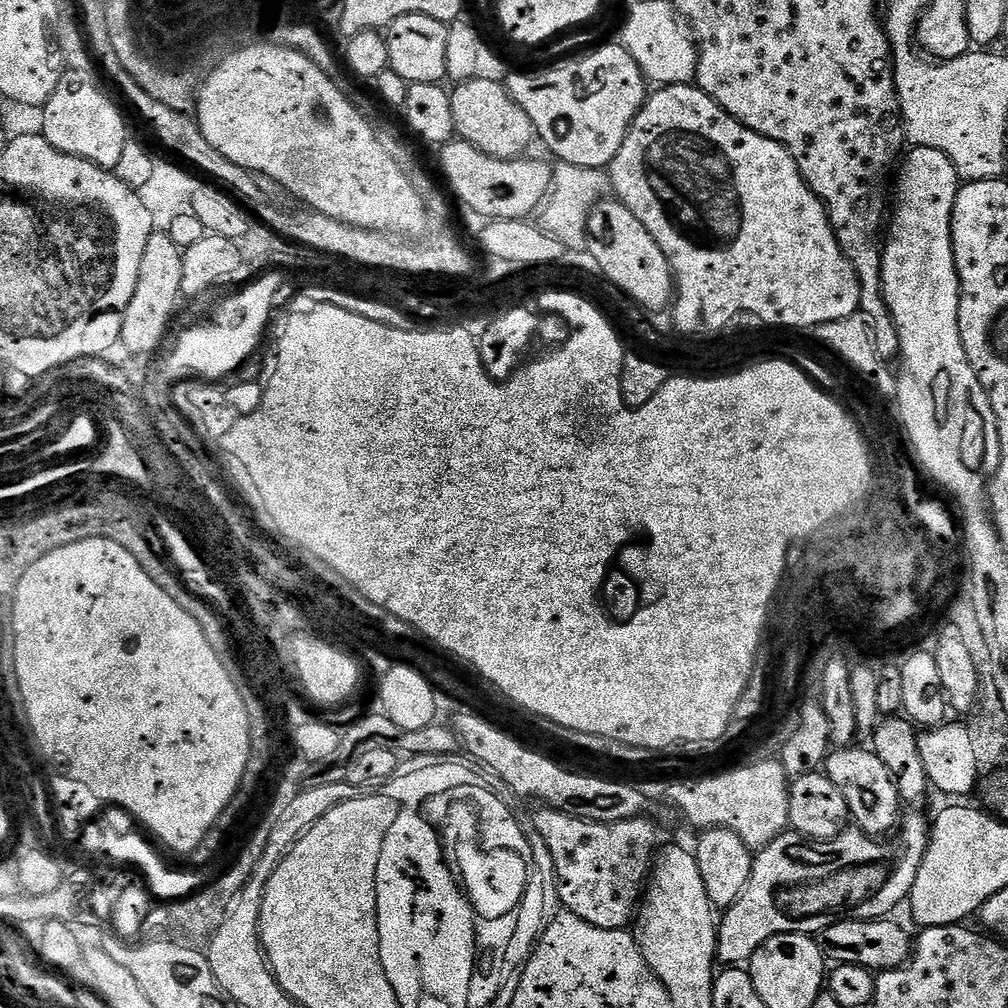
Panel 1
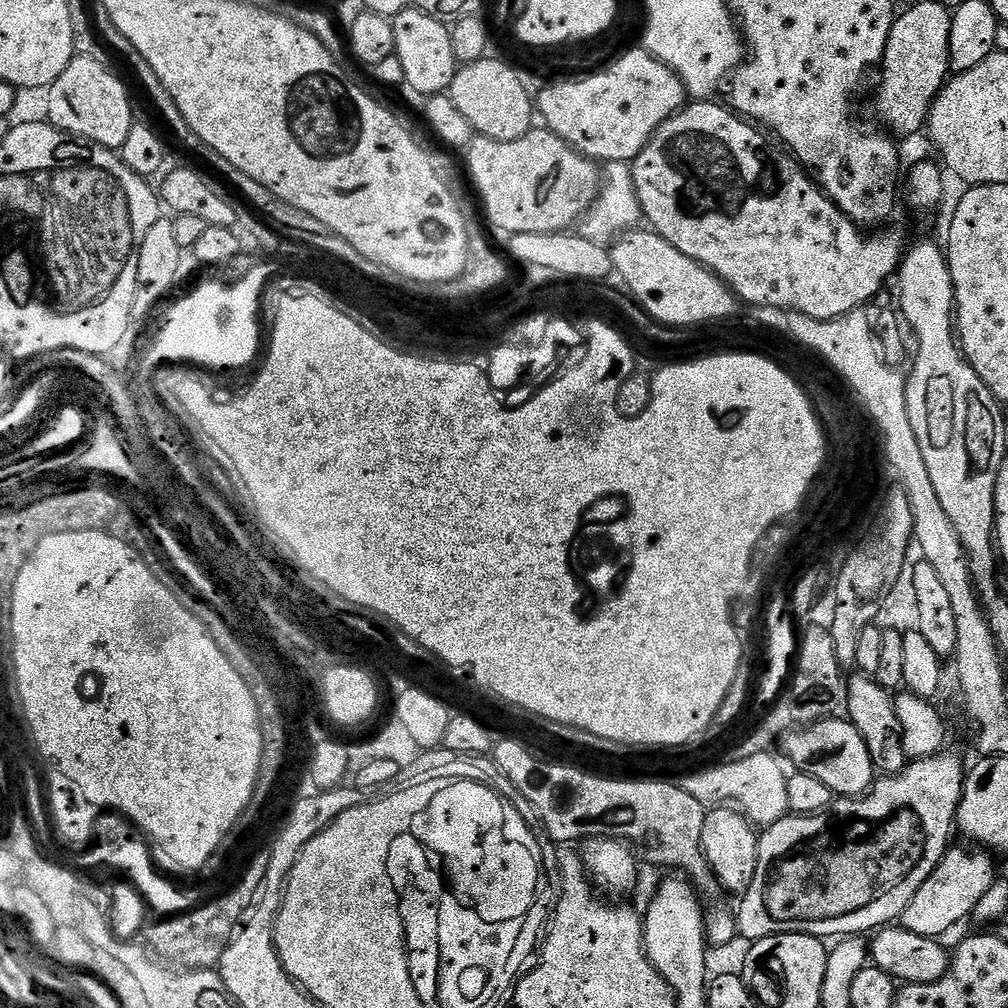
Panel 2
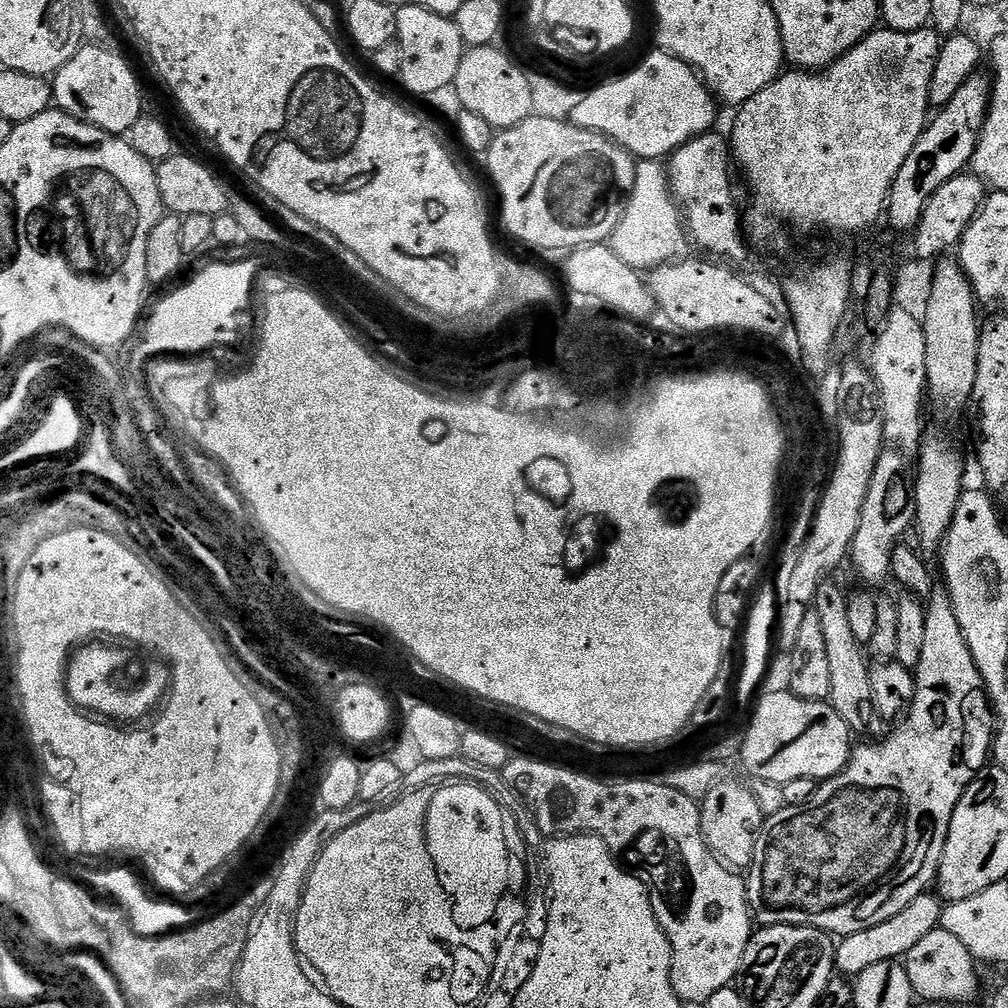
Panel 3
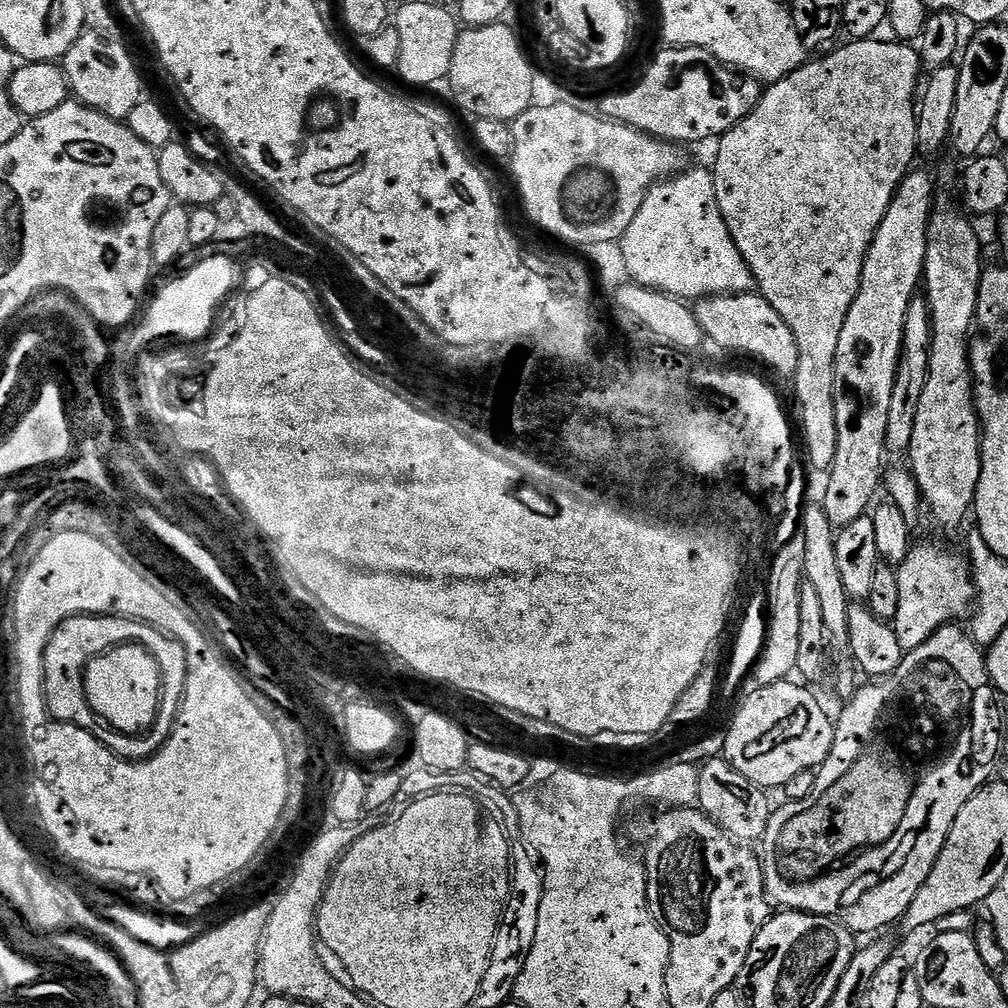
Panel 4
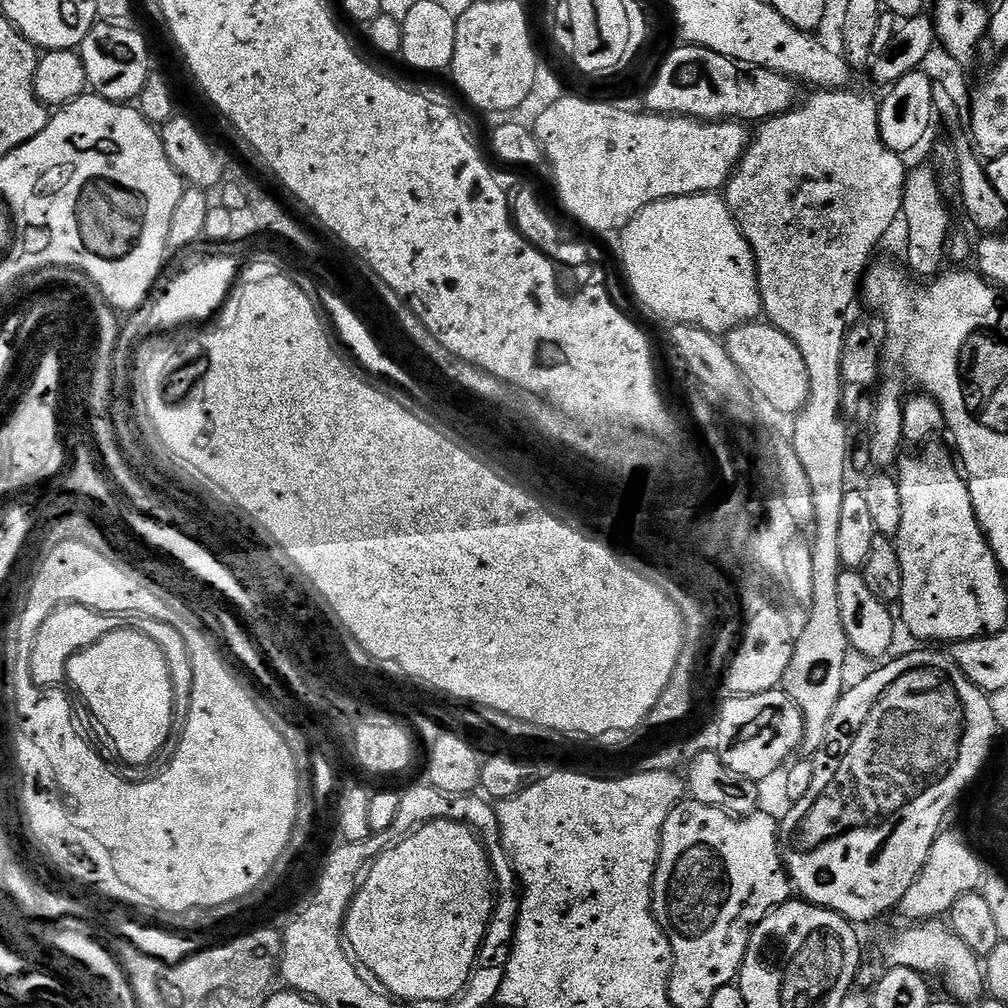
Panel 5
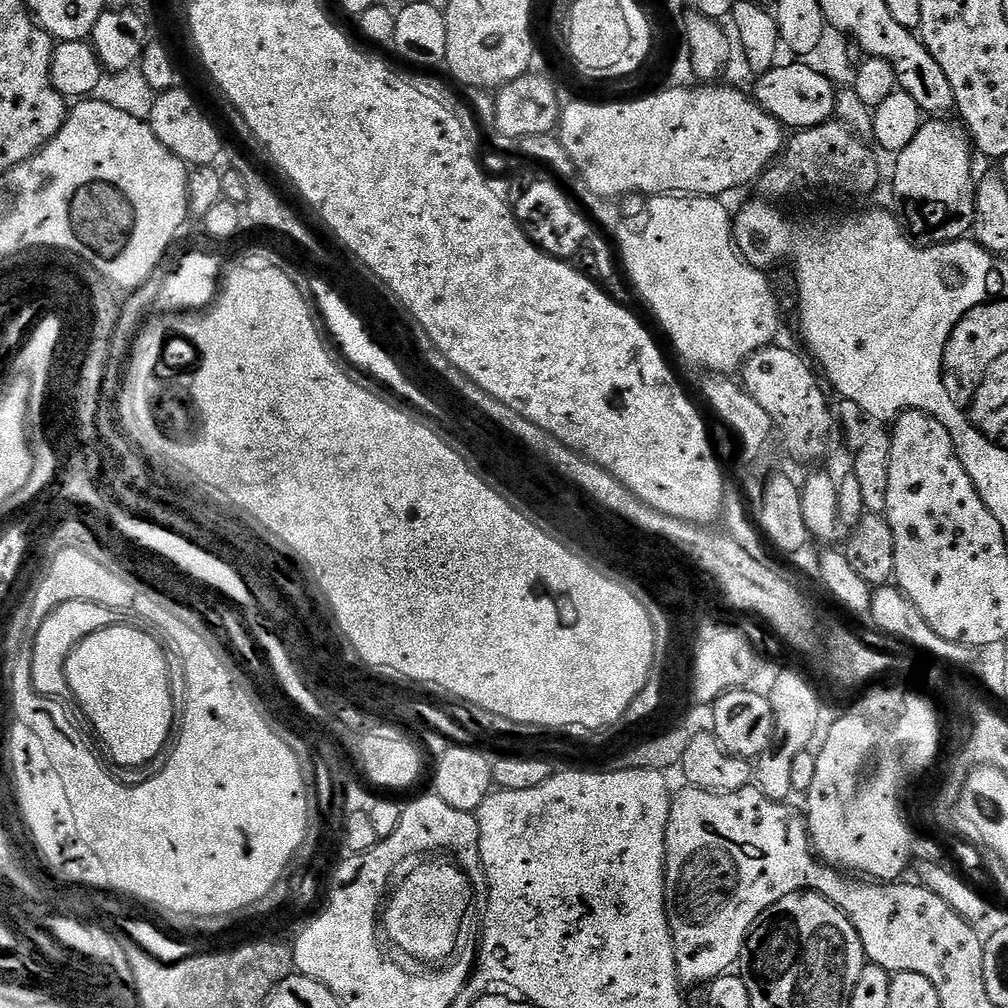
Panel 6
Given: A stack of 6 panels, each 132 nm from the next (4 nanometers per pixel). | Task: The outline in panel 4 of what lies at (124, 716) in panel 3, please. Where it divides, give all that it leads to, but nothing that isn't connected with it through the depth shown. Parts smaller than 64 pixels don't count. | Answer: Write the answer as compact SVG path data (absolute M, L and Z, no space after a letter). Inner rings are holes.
M71 616L58 626L50 638L44 655L44 691L42 695L50 707L56 708L65 720L74 722L74 726L86 728L91 736L98 738L123 760L149 760L159 750L165 738L176 725L176 715L180 713L180 703L184 701L184 687L188 681L188 651L180 640L167 635L151 624L142 624L139 620L129 620L123 616ZM119 644L137 644L149 652L160 667L160 715L158 729L161 736L153 734L133 734L120 732L114 726L104 723L103 716L92 709L84 689L84 672L95 656L117 648Z

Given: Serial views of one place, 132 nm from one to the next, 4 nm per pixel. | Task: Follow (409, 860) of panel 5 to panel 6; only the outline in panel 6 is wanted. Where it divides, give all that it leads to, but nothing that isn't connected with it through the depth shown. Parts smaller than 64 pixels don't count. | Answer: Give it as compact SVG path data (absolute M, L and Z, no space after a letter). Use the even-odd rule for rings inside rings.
M428 858L420 863L424 862L391 889L382 909L382 932L386 940L388 935L389 942L406 955L432 964L428 966L440 966L456 952L474 885L460 865L451 859Z

